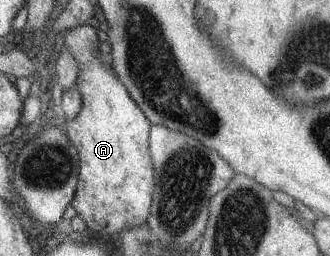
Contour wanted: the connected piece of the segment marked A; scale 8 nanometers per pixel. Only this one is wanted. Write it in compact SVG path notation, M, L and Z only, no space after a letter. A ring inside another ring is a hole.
M88 25L75 26L63 31L61 51L74 57L74 67L78 67L74 85L78 89L81 101L78 115L64 123L64 130L78 157L77 183L70 206L86 224L86 234L105 239L109 238L109 235L120 233L122 229L130 229L146 222L152 198L152 161L148 152L151 124L138 109L126 87L120 83L120 79L114 75L112 65L101 61L97 31L96 26Z

